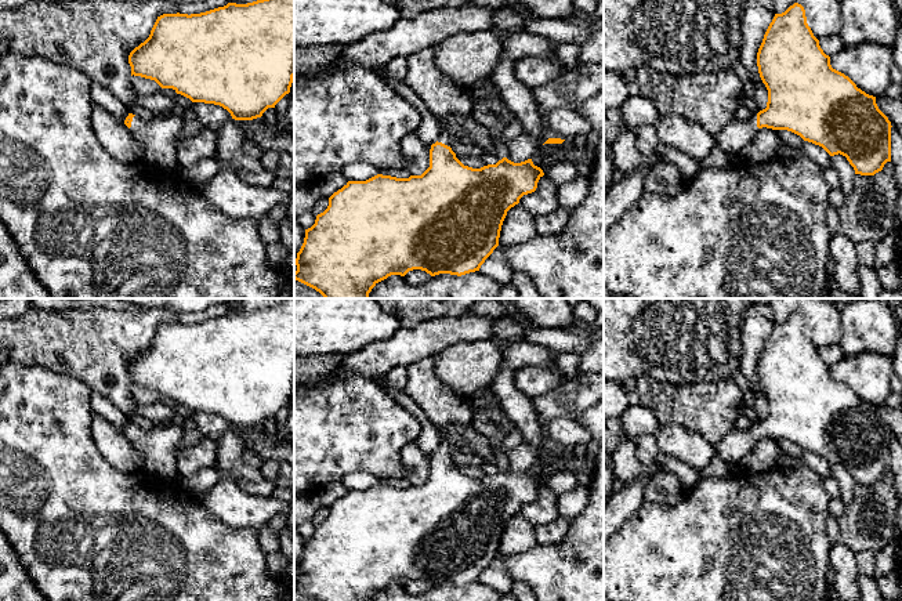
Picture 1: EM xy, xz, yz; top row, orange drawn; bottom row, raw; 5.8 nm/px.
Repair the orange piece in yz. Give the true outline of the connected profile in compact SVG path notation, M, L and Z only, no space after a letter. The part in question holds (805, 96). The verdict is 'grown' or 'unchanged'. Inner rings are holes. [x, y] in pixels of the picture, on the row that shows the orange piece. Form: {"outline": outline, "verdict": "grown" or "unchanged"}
{"outline": "M794 3L785 12L775 14L757 53L758 73L768 90L767 108L750 120L732 120L717 135L716 146L731 153L739 152L750 144L762 127L772 130L787 130L800 135L804 141L822 146L830 156L843 155L854 167L855 174L874 175L891 162L891 122L879 109L876 97L866 94L844 73L830 65L830 57L823 53L819 40L807 23L805 10Z", "verdict": "grown"}

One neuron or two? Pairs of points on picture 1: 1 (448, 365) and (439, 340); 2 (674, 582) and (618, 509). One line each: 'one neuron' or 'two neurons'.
1: two neurons
2: two neurons

